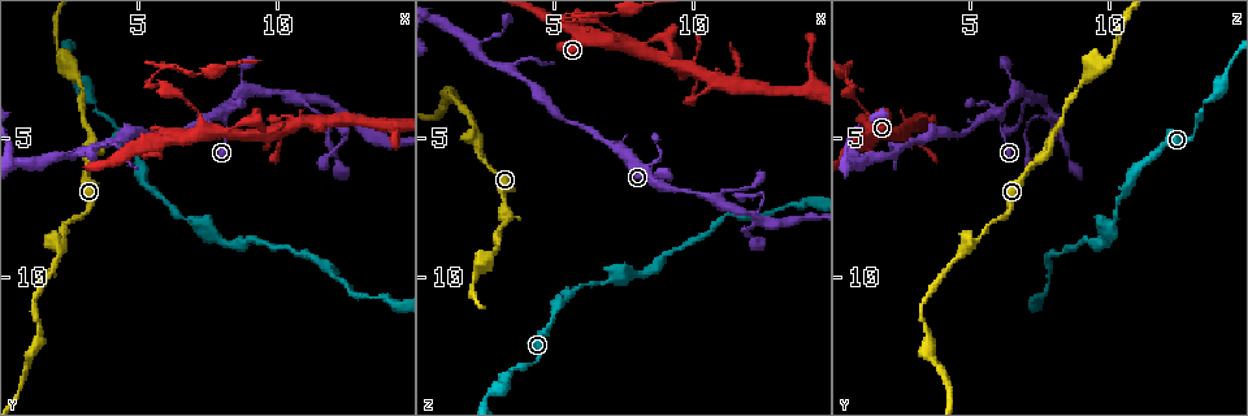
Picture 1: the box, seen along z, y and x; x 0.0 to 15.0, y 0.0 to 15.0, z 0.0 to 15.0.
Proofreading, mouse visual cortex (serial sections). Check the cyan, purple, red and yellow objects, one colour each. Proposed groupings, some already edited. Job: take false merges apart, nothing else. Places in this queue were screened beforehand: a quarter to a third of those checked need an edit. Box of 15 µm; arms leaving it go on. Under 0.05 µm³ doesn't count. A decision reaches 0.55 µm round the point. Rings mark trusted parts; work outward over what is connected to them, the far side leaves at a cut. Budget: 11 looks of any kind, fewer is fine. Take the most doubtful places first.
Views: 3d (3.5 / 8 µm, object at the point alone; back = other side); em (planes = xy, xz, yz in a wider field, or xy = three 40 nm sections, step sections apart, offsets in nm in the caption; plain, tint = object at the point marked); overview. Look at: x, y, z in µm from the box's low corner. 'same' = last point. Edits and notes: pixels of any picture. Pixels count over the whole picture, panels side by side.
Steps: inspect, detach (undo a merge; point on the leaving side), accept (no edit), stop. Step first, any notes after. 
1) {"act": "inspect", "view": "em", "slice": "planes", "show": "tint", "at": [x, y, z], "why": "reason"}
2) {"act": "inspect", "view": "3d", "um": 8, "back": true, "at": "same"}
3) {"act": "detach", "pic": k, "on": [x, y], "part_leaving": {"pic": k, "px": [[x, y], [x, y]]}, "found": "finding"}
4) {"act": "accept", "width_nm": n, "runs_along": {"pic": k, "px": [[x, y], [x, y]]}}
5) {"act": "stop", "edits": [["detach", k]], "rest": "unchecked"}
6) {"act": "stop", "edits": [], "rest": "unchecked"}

{"act": "inspect", "view": "3d", "um": 3.5, "at": [2.1, 8.8, 5.0], "why": "abrupt turn"}

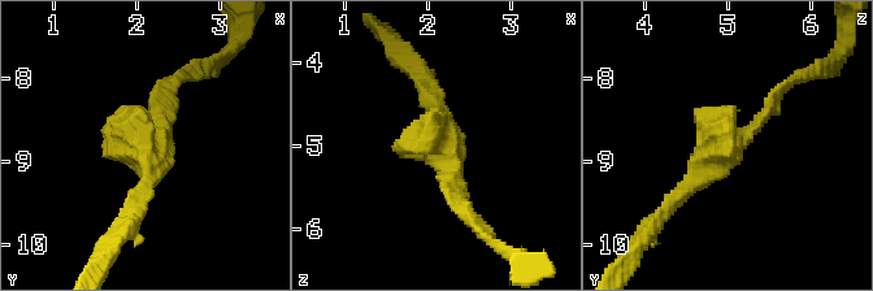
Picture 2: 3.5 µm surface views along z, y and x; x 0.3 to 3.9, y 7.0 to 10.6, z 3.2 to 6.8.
{"act": "inspect", "view": "em", "slice": "xy", "step": 3, "show": "tint", "at": [2.15, 8.85, 5.05], "why": "need the tissue"}

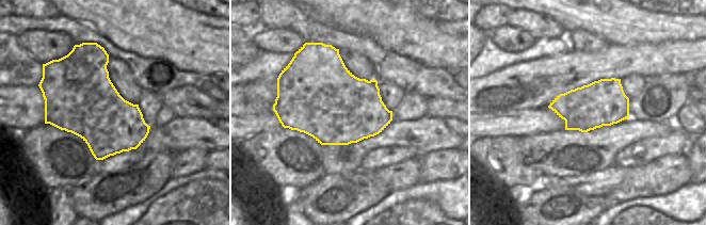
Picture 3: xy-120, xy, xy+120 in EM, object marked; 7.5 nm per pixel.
{"act": "accept", "runs_along": {"pic": 2, "px": [[785, 86], [746, 138], [669, 205]]}, "found": "one cell here"}

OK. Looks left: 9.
{"act": "inspect", "view": "3d", "um": 3.5, "at": [7.1, 8.2, 10.0], "why": "a narrow waist"}

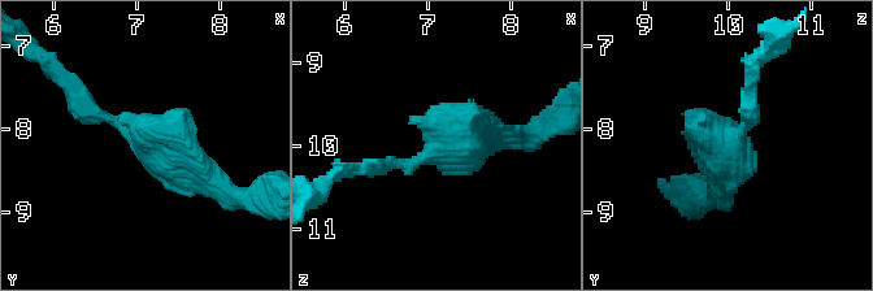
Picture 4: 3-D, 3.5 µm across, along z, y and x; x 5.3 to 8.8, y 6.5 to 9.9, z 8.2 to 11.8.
{"act": "inspect", "view": "em", "slice": "xy", "step": 5, "show": "tint", "at": [7.10, 8.10, 10.10]}

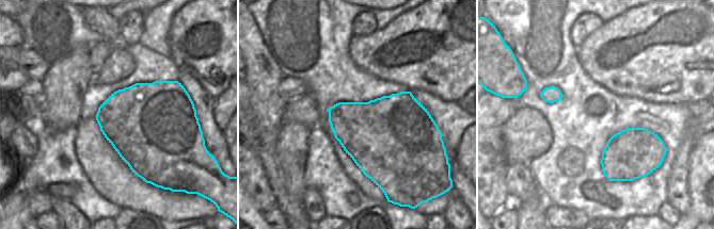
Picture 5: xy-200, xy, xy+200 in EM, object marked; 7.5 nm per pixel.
{"act": "inspect", "view": "em", "slice": "xy", "step": 2, "show": "tint", "at": "same", "why": "another direction"}

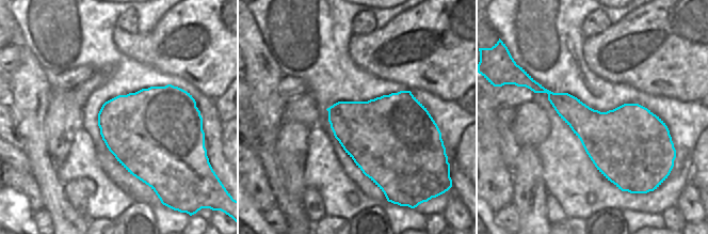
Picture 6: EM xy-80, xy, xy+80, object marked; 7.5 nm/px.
{"act": "accept", "runs_along": {"pic": 4, "px": [[91, 108], [235, 195]]}, "found": "all the same cell"}

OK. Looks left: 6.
{"act": "inspect", "view": "3d", "um": 3.5, "at": [8.1, 4.1, 6.0], "why": "sharp bend"}

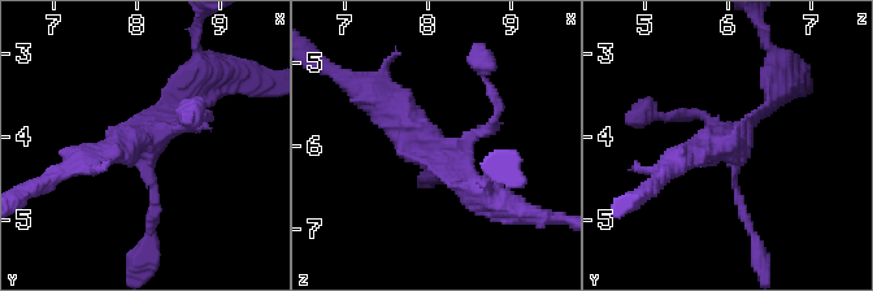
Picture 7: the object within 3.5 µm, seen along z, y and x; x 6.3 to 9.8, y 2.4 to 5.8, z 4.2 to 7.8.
{"act": "inspect", "view": "em", "slice": "xy", "step": 3, "show": "tint", "at": [8.05, 4.15, 6.10], "why": "need the tissue"}

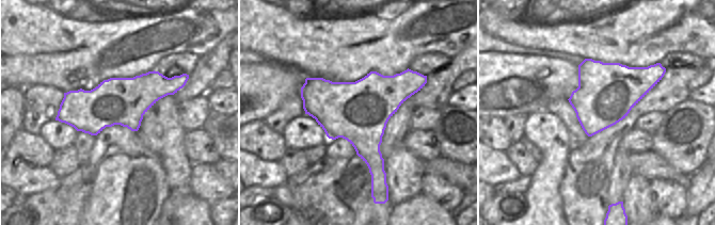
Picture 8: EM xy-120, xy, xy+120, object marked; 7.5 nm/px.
{"act": "accept", "runs_along": {"pic": 7, "px": [[752, 233], [738, 202], [735, 150], [778, 86]]}, "found": "all the same cell"}

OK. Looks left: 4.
{"act": "inspect", "view": "3d", "um": 3.5, "back": true, "at": [12.4, 4.0, 8.0], "why": "thin arm on a thick one"}

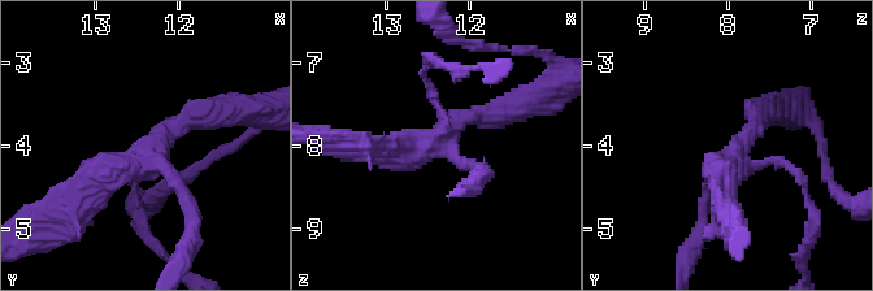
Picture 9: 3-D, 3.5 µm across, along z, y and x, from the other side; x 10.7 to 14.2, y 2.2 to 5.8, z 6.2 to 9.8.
{"act": "inspect", "view": "em", "slice": "xy", "step": 5, "show": "tint", "at": [12.35, 4.10, 7.90], "arms": 4, "arm_widths_nm": [150, 150, 300, 400]}

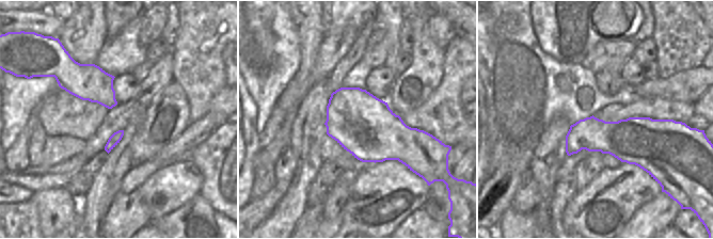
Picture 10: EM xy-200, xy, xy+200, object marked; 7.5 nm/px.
{"act": "accept", "runs_along": {"pic": 9, "px": [[212, 113], [192, 113], [77, 198]]}, "found": "continuous, no second cell"}

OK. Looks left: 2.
{"act": "inspect", "view": "3d", "um": 3.5, "at": [7.3, 4.5, 1.3], "why": "three-way junction"}

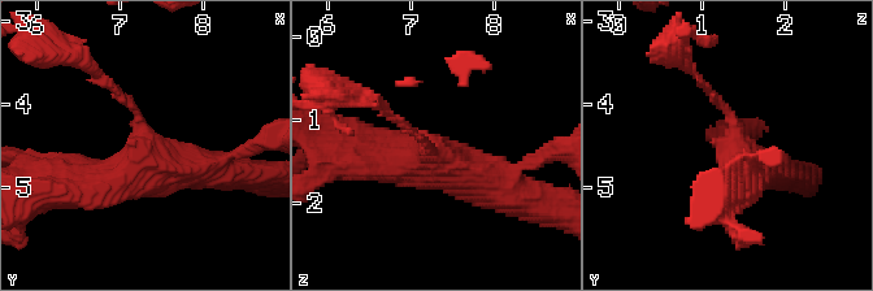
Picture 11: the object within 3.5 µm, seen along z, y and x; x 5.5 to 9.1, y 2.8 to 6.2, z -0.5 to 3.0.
{"act": "inspect", "view": "em", "slice": "xy", "step": 3, "show": "tint", "at": [7.25, 4.55, 1.40], "why": "need the tissue"}

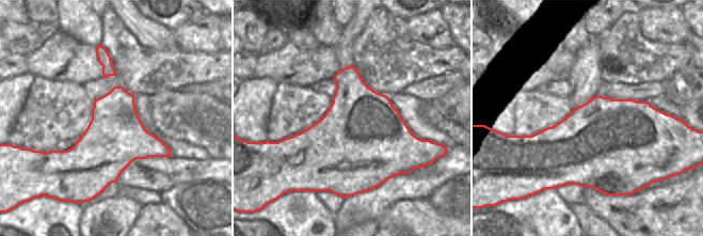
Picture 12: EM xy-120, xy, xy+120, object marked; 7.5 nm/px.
{"act": "accept", "arm_widths_nm": [100, 500, 500], "runs_along": {"pic": 11, "px": [[346, 155], [450, 165], [513, 195]]}, "found": "continuous, no second cell"}

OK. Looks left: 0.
{"act": "stop", "edits": [], "rest": "unchecked"}

